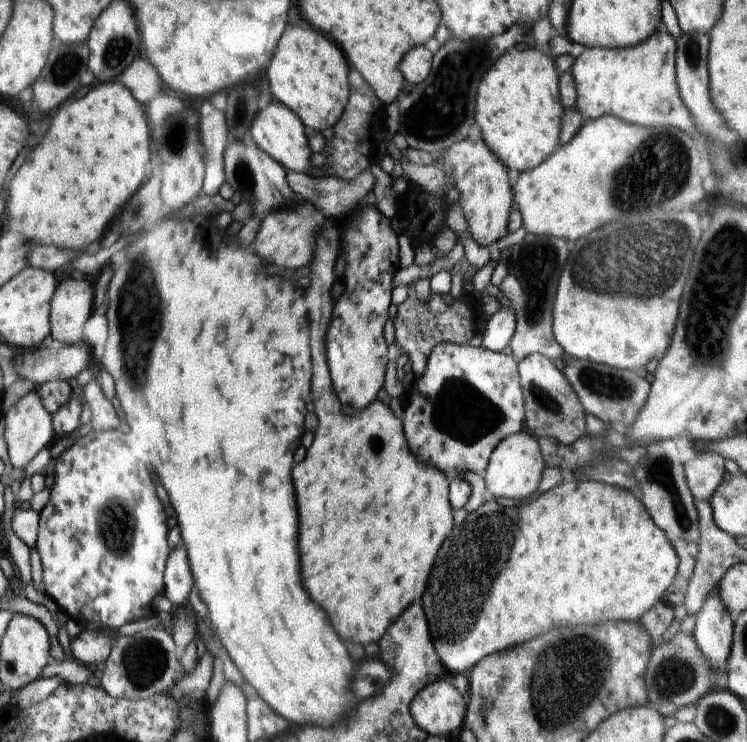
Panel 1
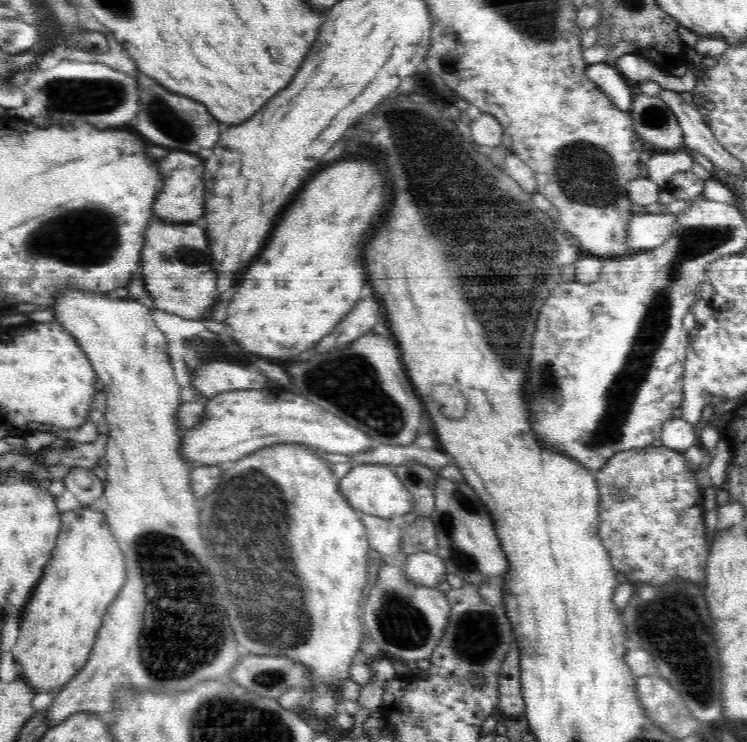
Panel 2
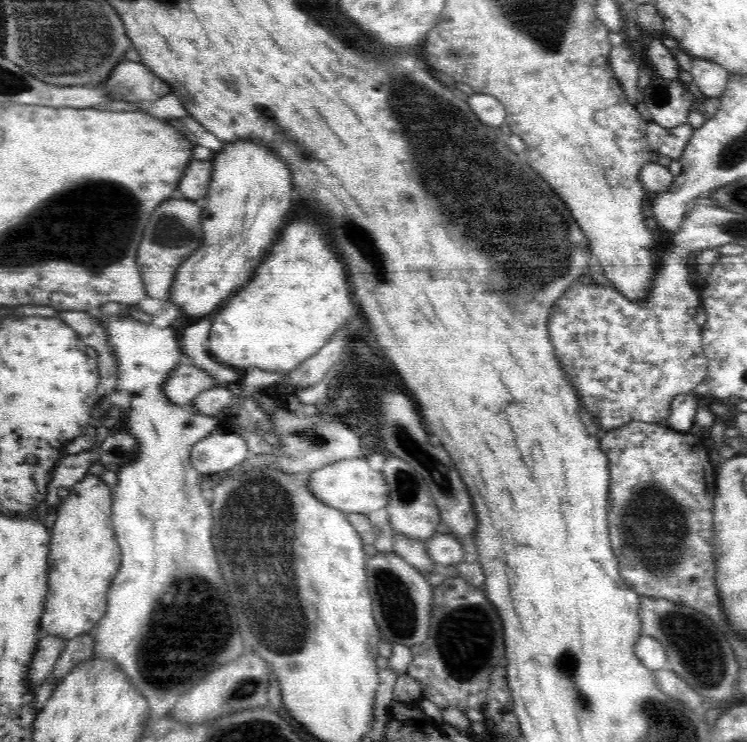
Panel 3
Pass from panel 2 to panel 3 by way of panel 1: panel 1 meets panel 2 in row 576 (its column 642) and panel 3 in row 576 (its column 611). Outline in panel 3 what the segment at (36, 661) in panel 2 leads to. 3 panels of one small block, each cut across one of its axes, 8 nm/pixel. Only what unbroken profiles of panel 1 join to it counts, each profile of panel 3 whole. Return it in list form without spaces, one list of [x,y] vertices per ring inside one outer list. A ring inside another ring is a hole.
[[[87,473],[56,508],[48,555],[49,582],[40,634],[71,638],[94,631],[106,614],[107,594],[121,563],[121,548],[112,527],[112,490],[99,475]]]

